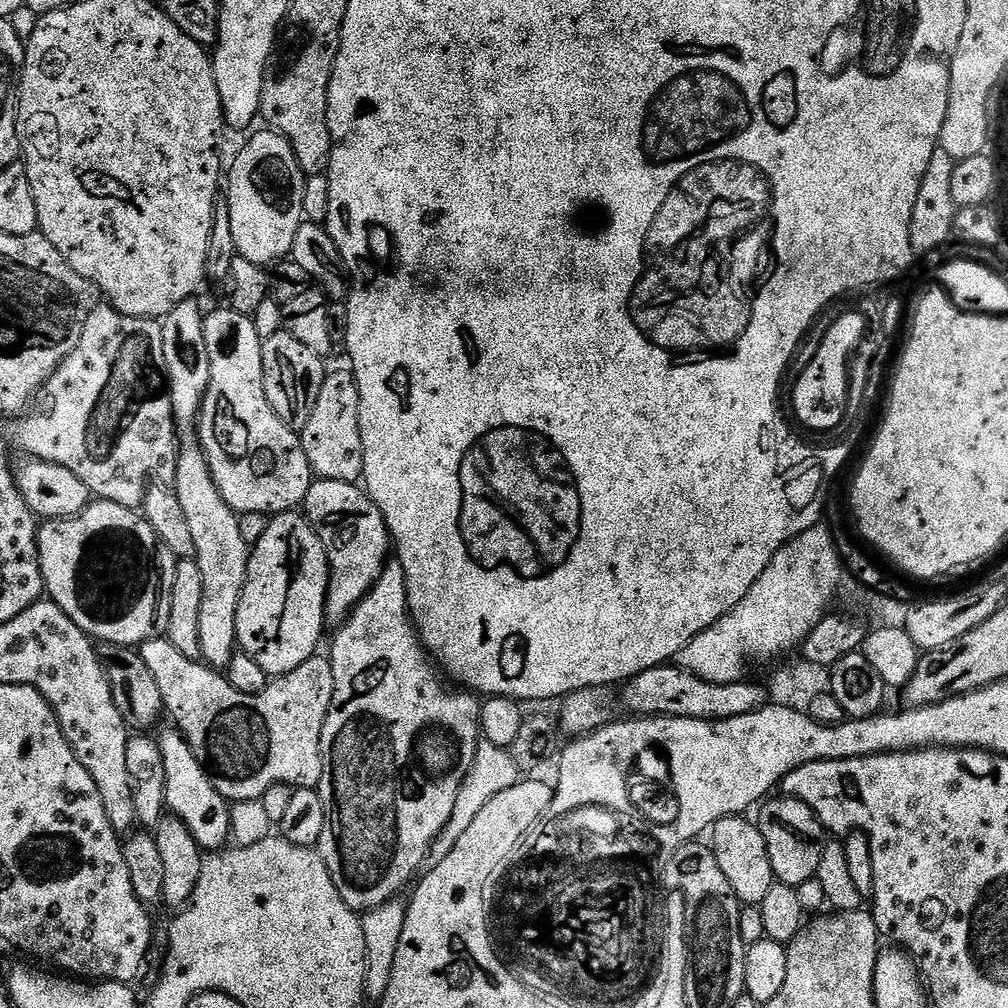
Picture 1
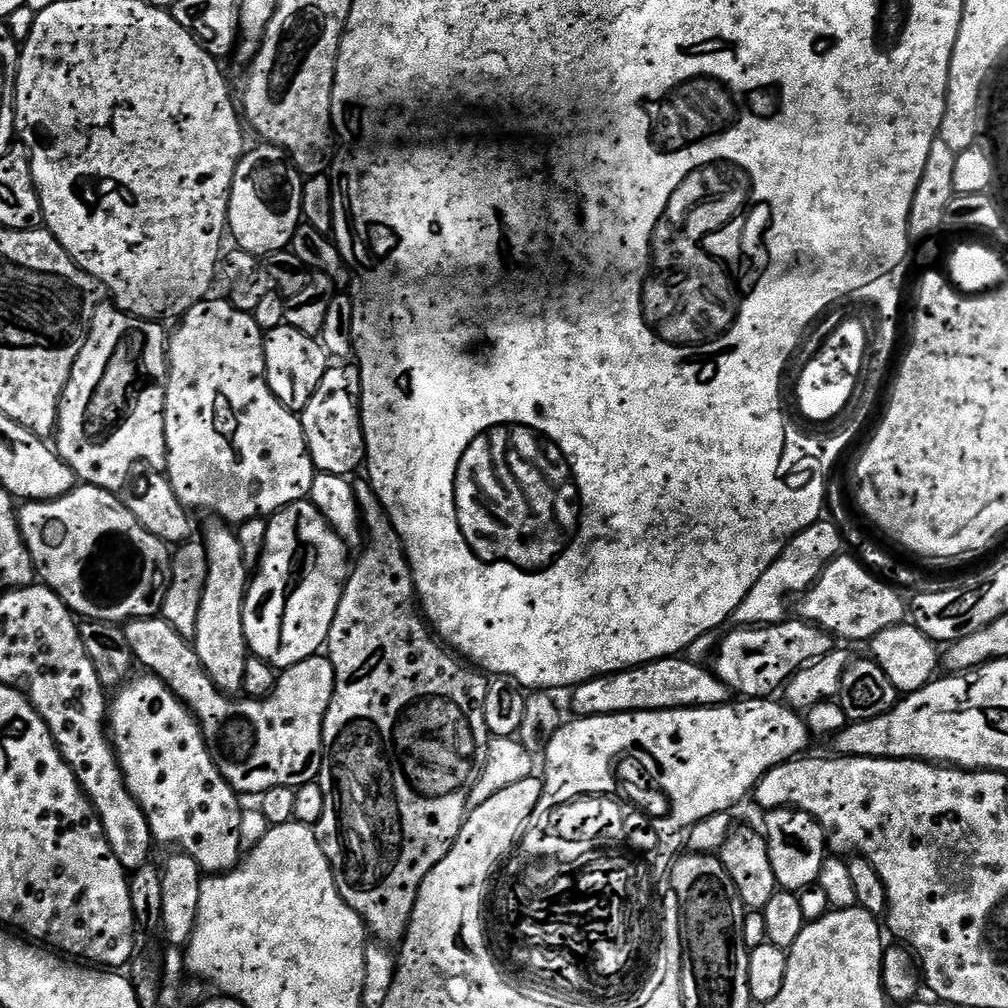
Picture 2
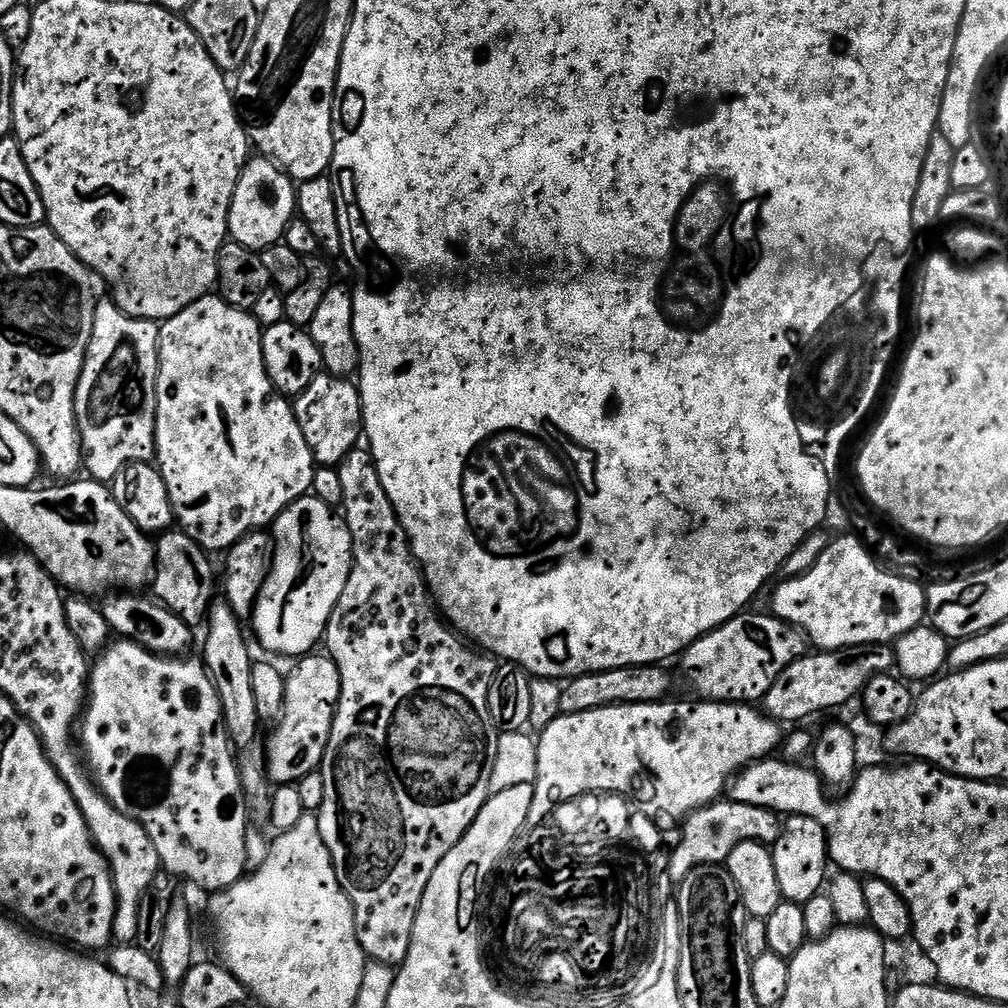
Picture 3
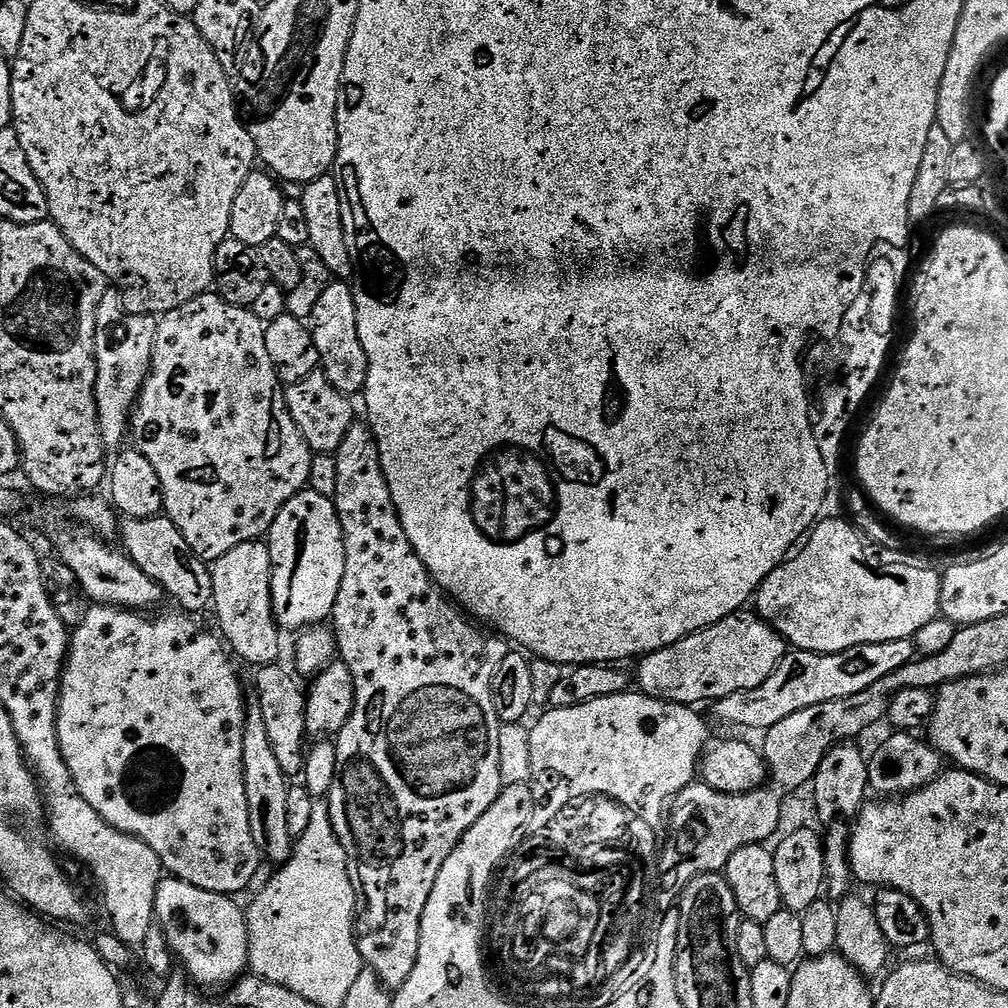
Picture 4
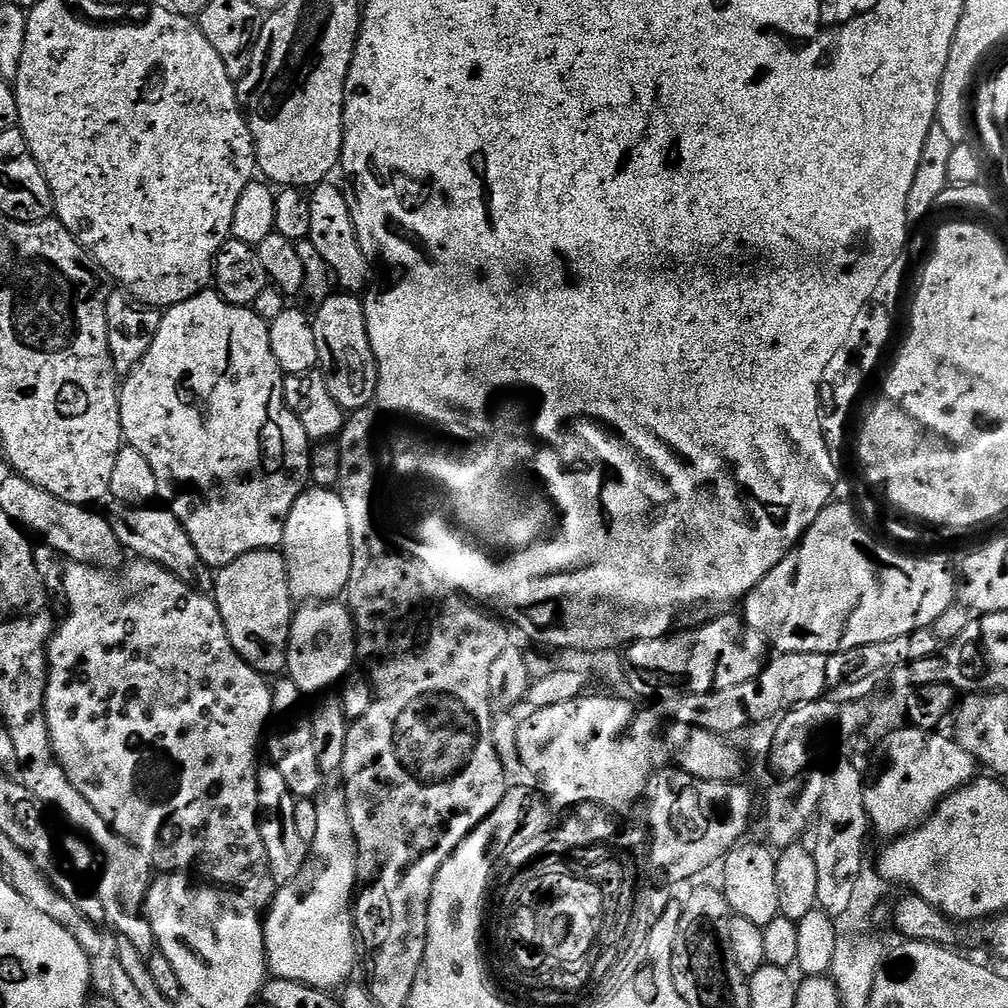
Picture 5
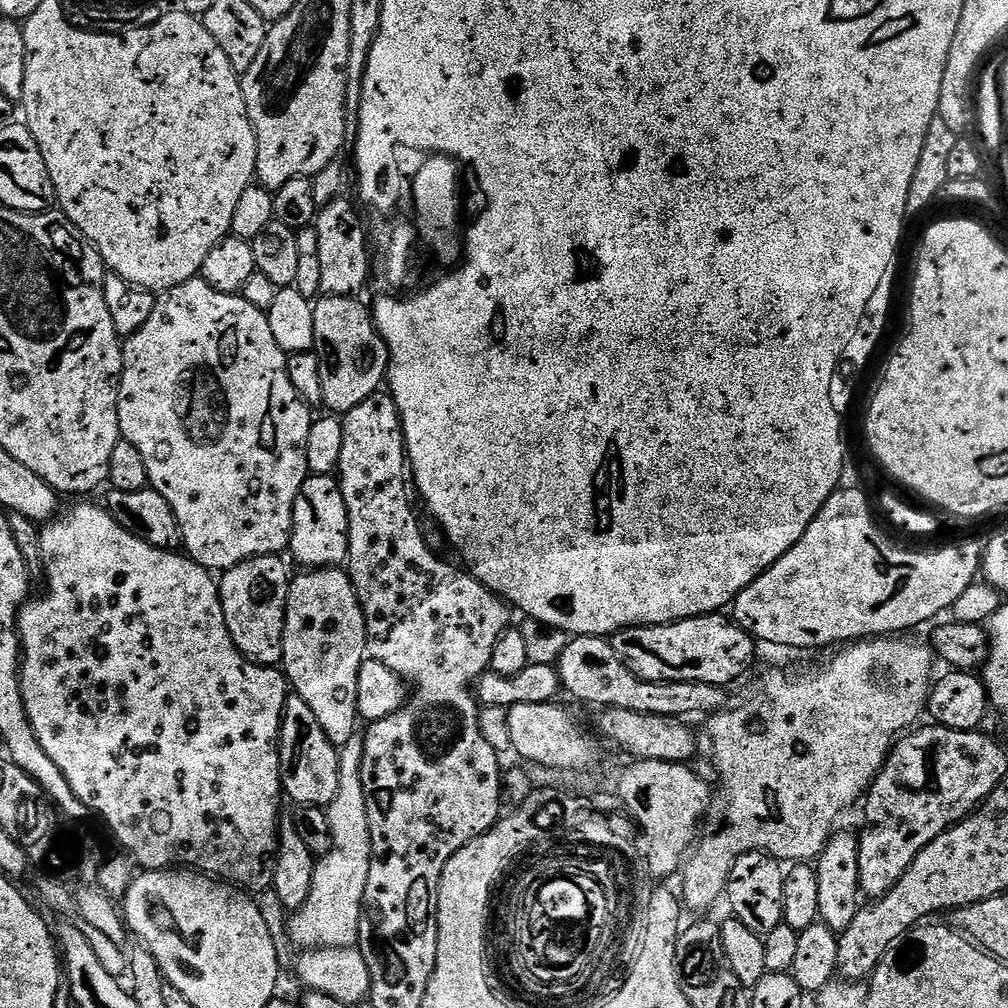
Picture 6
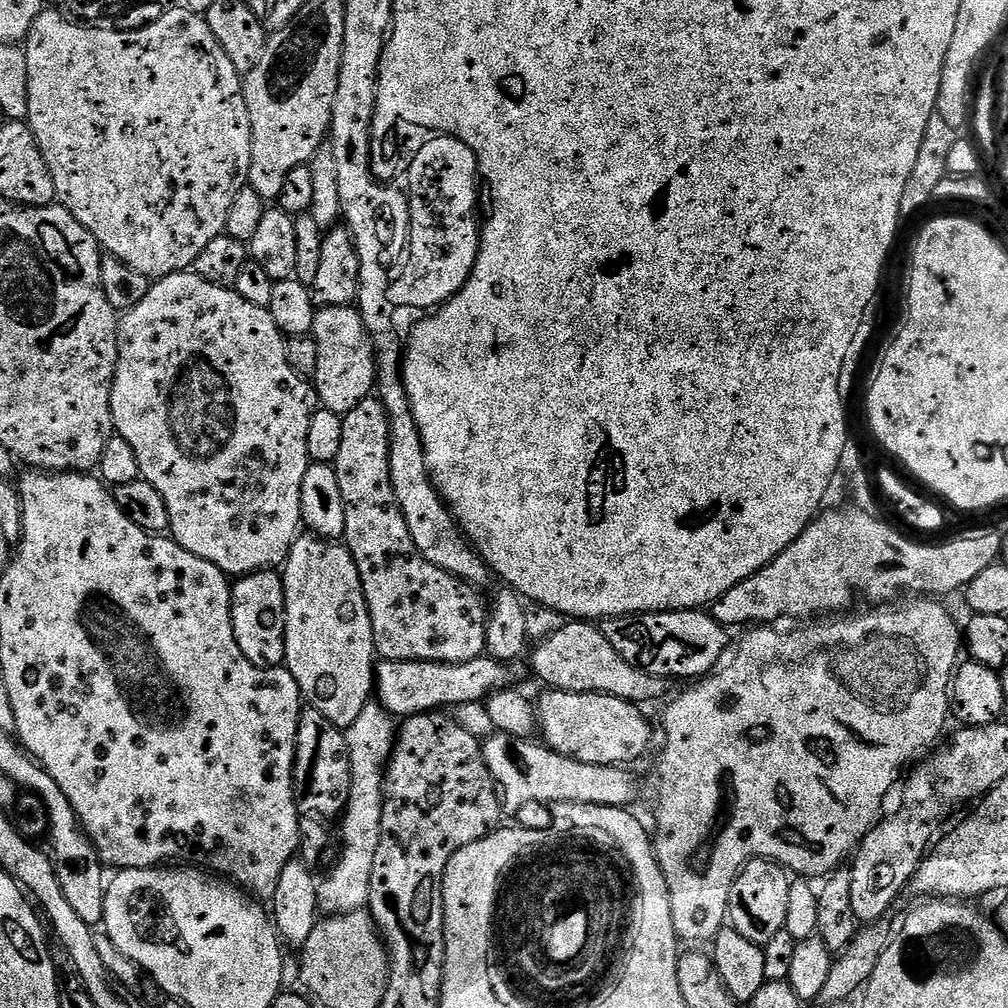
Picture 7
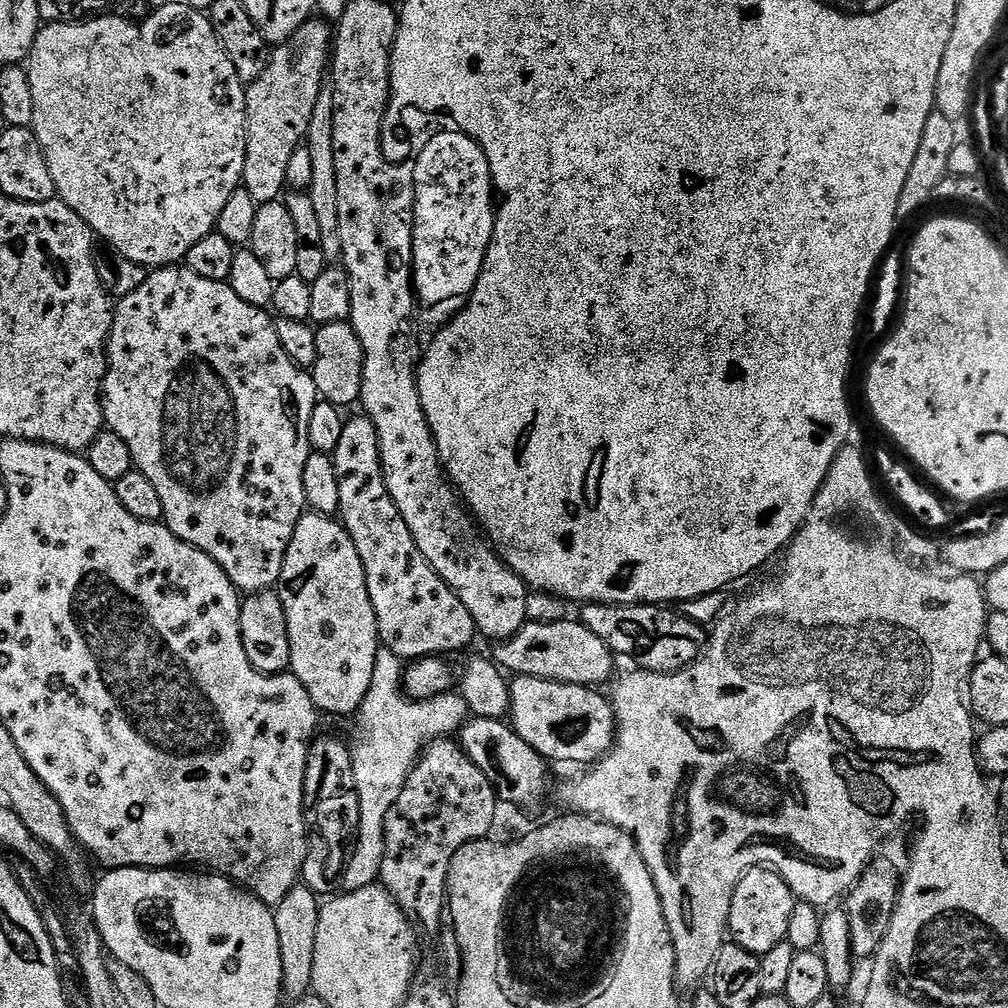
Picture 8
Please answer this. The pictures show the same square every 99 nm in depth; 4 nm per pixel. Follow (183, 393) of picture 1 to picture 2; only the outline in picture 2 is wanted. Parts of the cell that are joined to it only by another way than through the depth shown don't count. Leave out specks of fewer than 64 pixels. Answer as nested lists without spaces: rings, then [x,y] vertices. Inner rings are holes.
[[[212,523],[216,524],[210,525],[202,537],[208,573],[206,590],[202,590],[202,607],[198,609],[194,647],[216,689],[225,694],[236,694],[243,689],[242,677],[250,655],[244,637],[244,596],[250,583],[250,565],[244,561],[239,535],[227,523]]]

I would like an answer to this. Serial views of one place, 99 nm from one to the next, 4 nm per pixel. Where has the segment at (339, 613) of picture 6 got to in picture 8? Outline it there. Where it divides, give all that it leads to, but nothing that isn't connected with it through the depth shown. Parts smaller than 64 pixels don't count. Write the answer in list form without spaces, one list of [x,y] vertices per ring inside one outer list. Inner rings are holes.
[[[313,511],[301,518],[286,550],[278,591],[286,610],[291,675],[306,686],[306,694],[310,694],[321,713],[351,717],[362,706],[366,690],[370,690],[370,678],[374,678],[374,658],[382,645],[374,606],[366,590],[366,570],[362,566],[362,558],[358,558],[358,550],[354,550],[354,542],[339,519]]]

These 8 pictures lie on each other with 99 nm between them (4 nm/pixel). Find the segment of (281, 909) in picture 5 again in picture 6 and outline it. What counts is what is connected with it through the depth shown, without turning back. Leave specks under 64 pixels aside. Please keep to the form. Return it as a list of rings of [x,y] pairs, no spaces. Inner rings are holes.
[[[359,735],[350,738],[350,742],[346,742],[339,749],[338,794],[334,794],[334,802],[330,802],[326,809],[332,845],[325,856],[317,859],[310,898],[300,908],[295,909],[294,915],[288,921],[288,932],[300,950],[350,948],[362,936],[364,895],[372,861],[370,814],[366,808],[366,790],[360,777],[363,753],[364,741]]]

